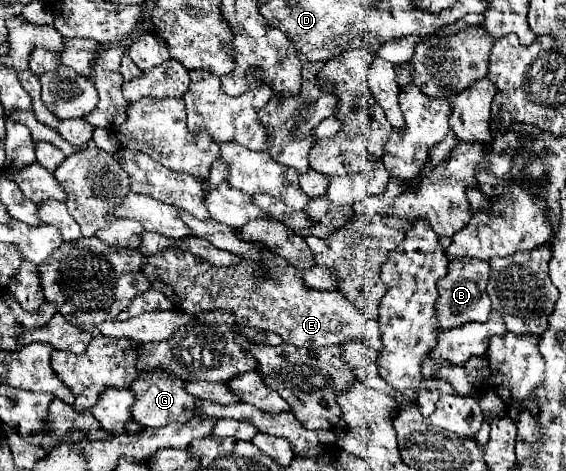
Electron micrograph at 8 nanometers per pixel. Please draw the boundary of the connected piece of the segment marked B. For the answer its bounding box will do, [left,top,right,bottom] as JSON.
[437,259,491,331]

